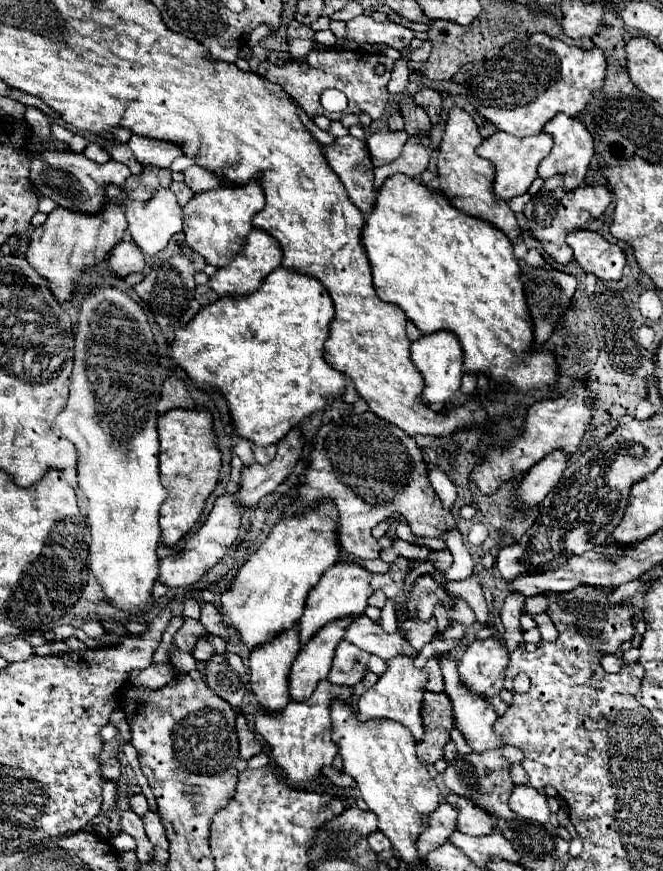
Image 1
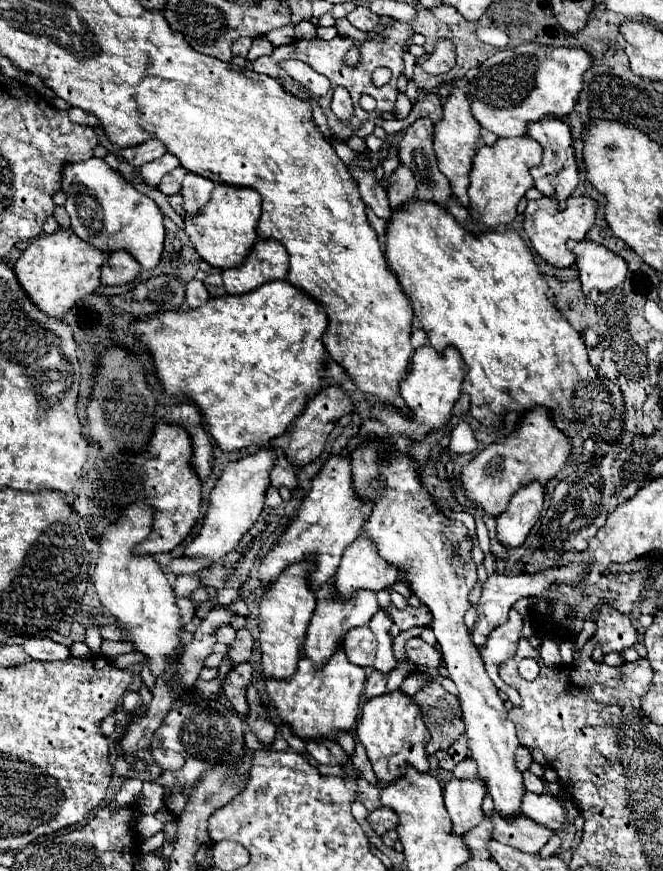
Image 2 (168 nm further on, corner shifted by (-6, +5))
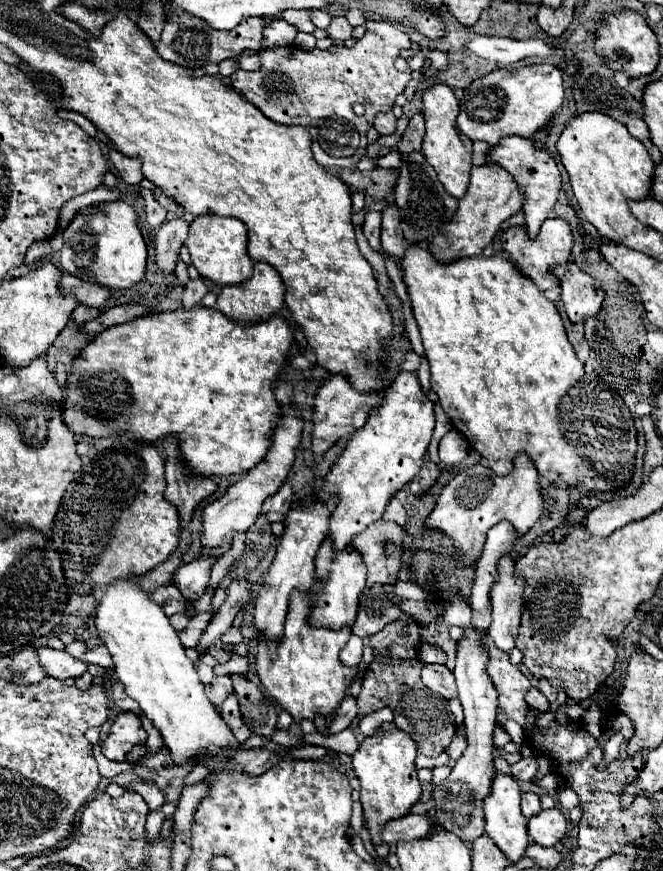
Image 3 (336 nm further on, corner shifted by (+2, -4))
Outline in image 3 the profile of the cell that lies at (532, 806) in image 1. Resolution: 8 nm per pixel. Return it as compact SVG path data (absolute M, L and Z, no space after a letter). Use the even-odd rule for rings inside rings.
M559 808L541 810L529 820L529 836L539 846L555 846L567 834L567 820Z

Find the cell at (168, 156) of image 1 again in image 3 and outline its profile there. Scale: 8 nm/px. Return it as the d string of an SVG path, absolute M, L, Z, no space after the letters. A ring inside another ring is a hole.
M111 148L109 152L119 176L127 182L127 184L139 184L143 180L143 174L141 174L141 160L139 158L129 158L129 156L123 156L121 152L117 152L115 148Z

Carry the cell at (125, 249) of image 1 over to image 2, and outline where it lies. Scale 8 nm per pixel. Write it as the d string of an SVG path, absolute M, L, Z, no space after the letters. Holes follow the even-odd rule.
M115 251L111 253L109 261L101 269L101 285L121 285L137 279L141 273L141 265L137 265L137 259L127 251Z

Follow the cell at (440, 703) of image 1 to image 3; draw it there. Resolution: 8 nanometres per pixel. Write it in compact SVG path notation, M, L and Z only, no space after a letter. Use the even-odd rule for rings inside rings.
M403 620L401 626L387 624L377 636L371 636L371 648L373 648L373 662L367 666L363 676L363 686L357 696L357 718L363 718L379 708L391 708L395 714L395 726L403 732L407 732L415 744L417 752L425 754L429 758L439 756L447 750L451 744L457 724L455 718L447 706L447 700L439 694L433 694L423 682L421 682L421 668L423 660L419 658L419 630L421 626L415 620ZM399 630L405 630L405 636L399 636ZM379 638L379 644L377 644Z

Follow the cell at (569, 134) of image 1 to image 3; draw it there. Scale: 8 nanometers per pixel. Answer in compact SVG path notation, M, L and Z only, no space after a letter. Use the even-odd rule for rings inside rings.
M507 136L487 152L487 164L499 164L517 182L519 190L523 192L523 214L525 214L527 234L529 234L529 238L535 238L539 232L539 226L549 218L549 214L557 202L559 188L561 188L561 174L559 174L559 168L555 164L553 156L547 150L537 148L533 144L533 140L529 140L529 138Z

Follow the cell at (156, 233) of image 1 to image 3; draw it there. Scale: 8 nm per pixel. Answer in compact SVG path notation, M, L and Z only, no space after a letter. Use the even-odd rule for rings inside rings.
M121 200L103 202L79 212L63 232L63 240L65 246L61 250L61 266L67 274L73 274L83 282L95 282L111 290L123 290L131 288L145 276L147 246L137 226L137 214Z

